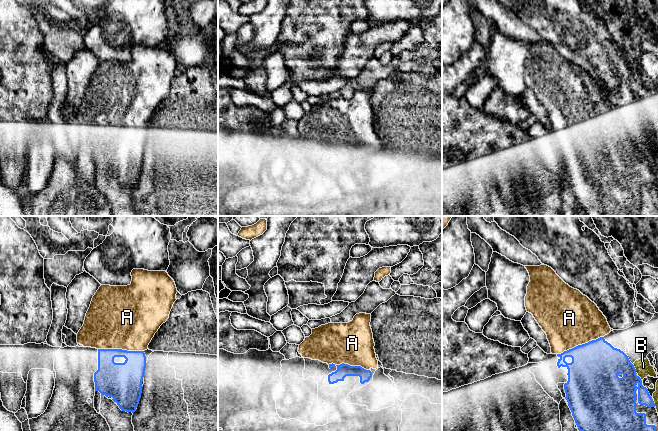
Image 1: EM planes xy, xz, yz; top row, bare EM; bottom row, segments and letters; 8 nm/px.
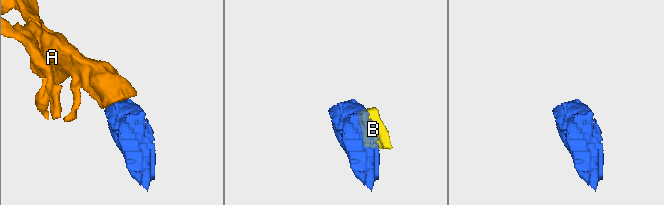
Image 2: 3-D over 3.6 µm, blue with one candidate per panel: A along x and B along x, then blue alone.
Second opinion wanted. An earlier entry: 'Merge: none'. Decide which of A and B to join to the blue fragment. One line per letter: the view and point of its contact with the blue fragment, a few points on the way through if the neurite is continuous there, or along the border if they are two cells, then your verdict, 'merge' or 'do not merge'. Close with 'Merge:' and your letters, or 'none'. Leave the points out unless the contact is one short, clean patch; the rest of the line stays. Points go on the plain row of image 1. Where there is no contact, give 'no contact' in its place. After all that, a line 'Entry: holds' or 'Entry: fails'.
A: contact yz (580, 121); merge
B: contact yz (635, 145); do not merge
Merge: A
Entry: fails

